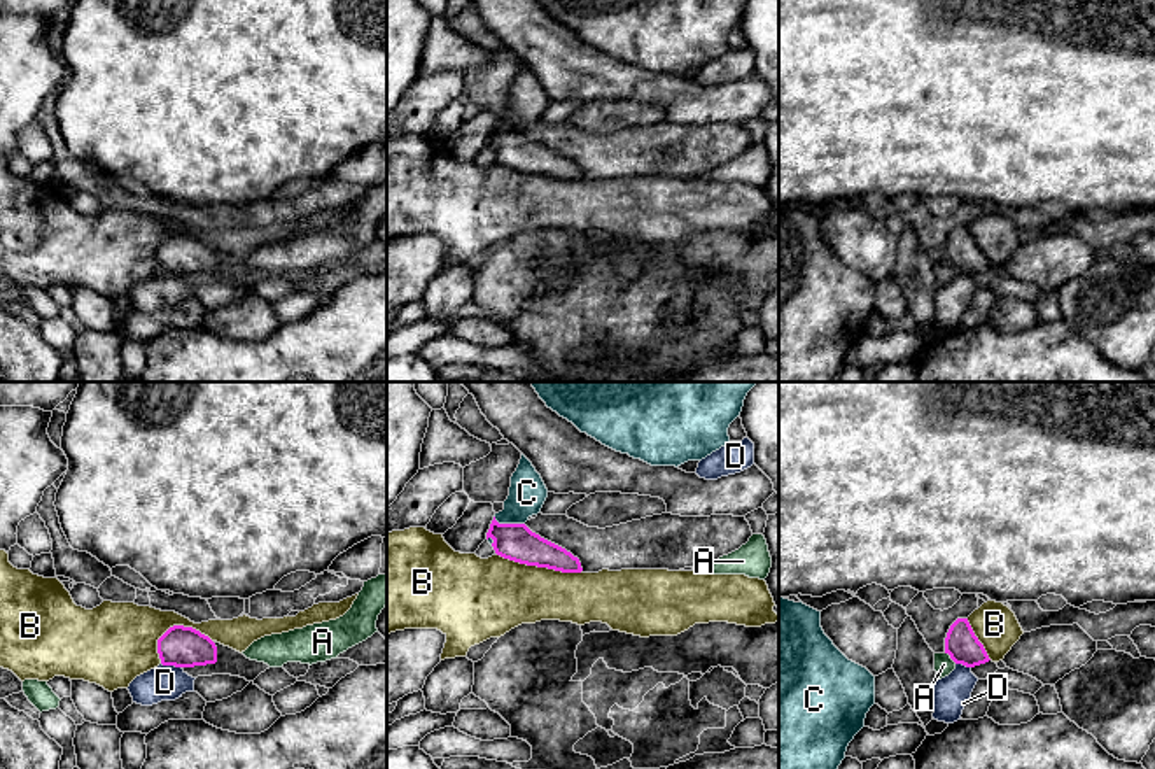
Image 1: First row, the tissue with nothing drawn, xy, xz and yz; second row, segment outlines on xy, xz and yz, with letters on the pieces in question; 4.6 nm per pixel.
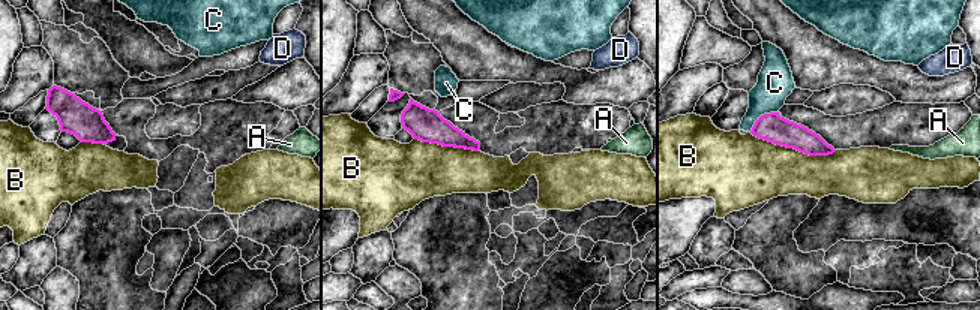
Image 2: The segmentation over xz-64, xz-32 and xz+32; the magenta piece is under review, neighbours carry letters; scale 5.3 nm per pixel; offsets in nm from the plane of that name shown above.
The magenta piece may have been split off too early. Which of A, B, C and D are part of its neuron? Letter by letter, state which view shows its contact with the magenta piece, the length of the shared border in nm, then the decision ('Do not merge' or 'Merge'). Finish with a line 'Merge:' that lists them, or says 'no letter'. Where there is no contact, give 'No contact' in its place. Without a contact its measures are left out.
A: Touches magenta in yz. Shared border 80 nm. Do not merge
B: Touches magenta in xz. Shared border 400 nm. Do not merge
C: Touches magenta in xz. Shared border 150 nm. Do not merge
D: Touches magenta in xy. Shared border 100 nm. Do not merge
Merge: no letter

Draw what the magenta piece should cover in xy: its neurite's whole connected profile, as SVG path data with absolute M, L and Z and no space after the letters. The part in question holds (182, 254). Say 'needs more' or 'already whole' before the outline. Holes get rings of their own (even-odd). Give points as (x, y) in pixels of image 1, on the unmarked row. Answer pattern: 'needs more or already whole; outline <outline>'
already whole; outline M173 233L158 247L163 273L194 275L217 270L215 250L192 235Z

